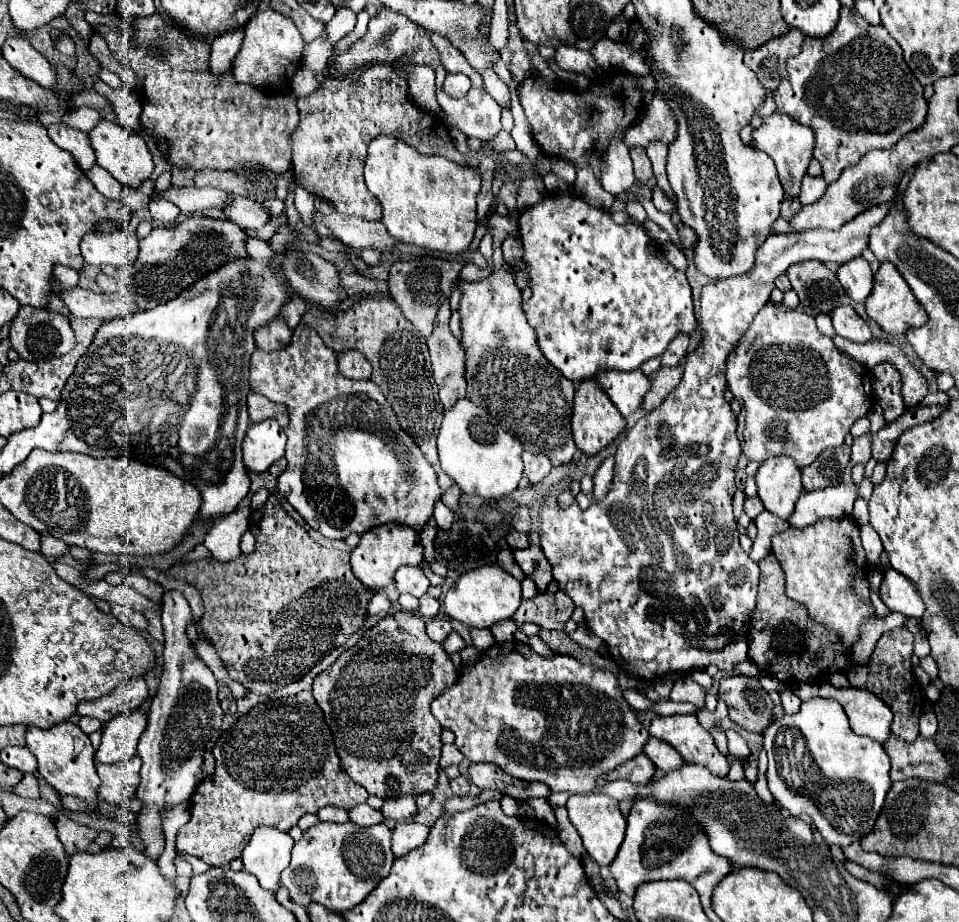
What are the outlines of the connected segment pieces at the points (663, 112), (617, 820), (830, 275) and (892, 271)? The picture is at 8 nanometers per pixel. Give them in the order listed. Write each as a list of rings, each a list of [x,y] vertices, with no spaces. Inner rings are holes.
[[[655,93],[645,115],[639,119],[635,127],[627,131],[625,145],[627,147],[639,145],[647,149],[647,145],[653,141],[661,141],[669,145],[675,141],[675,137],[677,137],[677,117],[671,111],[671,107],[665,103],[665,99],[659,93]]]
[[[589,793],[589,795],[571,795],[565,807],[569,811],[569,821],[581,835],[583,845],[589,851],[589,855],[599,865],[609,865],[615,859],[625,839],[625,829],[627,829],[627,819],[619,811],[619,801],[603,793]]]
[[[809,259],[795,263],[787,271],[787,277],[799,295],[803,309],[811,315],[831,313],[845,299],[845,291],[835,273],[821,261]]]
[[[883,263],[879,267],[879,271],[875,273],[873,291],[867,297],[865,305],[867,305],[867,315],[873,321],[877,321],[879,327],[889,335],[903,335],[903,333],[907,333],[907,329],[921,327],[927,321],[925,309],[919,305],[911,287],[905,283],[905,279],[901,277],[901,273],[897,271],[897,267],[893,263]]]

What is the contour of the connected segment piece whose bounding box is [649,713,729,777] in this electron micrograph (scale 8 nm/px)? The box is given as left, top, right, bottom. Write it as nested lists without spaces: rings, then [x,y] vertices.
[[[669,715],[655,717],[651,721],[649,733],[665,743],[669,743],[687,763],[705,765],[713,775],[727,777],[729,759],[721,755],[713,737],[697,721],[695,715]]]

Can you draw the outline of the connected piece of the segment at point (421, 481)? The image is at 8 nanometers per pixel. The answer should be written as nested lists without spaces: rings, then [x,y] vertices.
[[[299,323],[285,349],[271,353],[255,349],[249,385],[251,391],[283,403],[289,411],[289,425],[285,427],[285,457],[289,463],[277,477],[277,489],[309,527],[319,531],[325,525],[325,537],[329,539],[345,539],[349,533],[361,535],[371,527],[389,521],[415,527],[417,531],[423,529],[433,515],[433,503],[441,497],[435,469],[425,461],[415,441],[401,429],[393,407],[373,381],[351,381],[341,377],[335,351],[323,343],[315,329]]]

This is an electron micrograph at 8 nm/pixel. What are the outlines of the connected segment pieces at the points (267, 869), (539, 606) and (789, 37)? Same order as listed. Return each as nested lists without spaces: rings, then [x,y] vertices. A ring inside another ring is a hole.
[[[257,827],[241,853],[243,871],[255,875],[263,889],[275,891],[281,871],[289,865],[293,845],[295,841],[289,833],[277,831],[275,827]]]
[[[561,591],[557,593],[539,593],[531,601],[523,601],[517,613],[511,617],[517,625],[535,623],[543,629],[565,631],[565,623],[571,619],[575,605]]]
[[[789,29],[789,33],[775,37],[761,47],[745,53],[745,65],[757,75],[761,85],[769,91],[777,89],[781,83],[781,77],[785,77],[785,61],[787,57],[793,57],[801,53],[803,33],[797,29]]]

